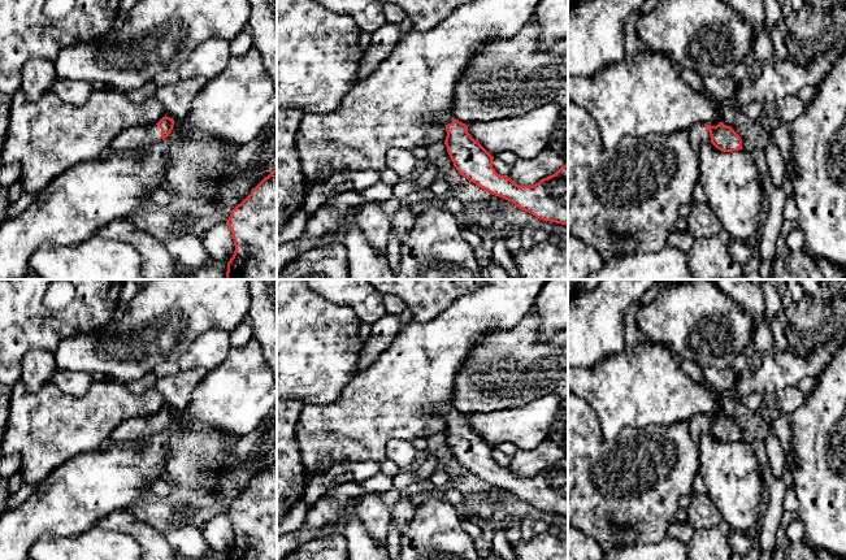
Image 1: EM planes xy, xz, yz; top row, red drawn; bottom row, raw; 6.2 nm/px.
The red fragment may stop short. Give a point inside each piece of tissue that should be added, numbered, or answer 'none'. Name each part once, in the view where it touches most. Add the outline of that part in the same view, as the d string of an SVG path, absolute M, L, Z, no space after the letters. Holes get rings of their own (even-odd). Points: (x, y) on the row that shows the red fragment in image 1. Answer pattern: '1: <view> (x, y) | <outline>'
1: xy (134, 138) | M153 123L144 127L131 127L120 134L110 144L110 152L122 152L125 149L138 149L149 147L157 142L168 140L172 136L172 133L168 138L161 138L161 129ZM172 131L173 133L173 131Z

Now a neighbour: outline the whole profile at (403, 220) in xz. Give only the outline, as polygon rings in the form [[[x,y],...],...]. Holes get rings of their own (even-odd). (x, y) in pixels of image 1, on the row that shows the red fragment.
[[[402,205],[392,216],[390,221],[391,230],[396,235],[402,246],[404,244],[415,222],[416,214],[407,205]]]

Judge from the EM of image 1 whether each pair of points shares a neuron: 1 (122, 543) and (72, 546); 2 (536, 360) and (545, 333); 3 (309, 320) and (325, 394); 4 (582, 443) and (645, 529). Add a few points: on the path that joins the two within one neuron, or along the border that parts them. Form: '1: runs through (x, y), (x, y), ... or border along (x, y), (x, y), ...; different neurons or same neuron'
1: runs through (109, 546), (85, 546); same neuron
2: border along (532, 309), (539, 318), (539, 337), (554, 335); different neurons
3: runs through (309, 338), (309, 354), (317, 376); same neuron
4: runs through (586, 464), (628, 508); same neuron

